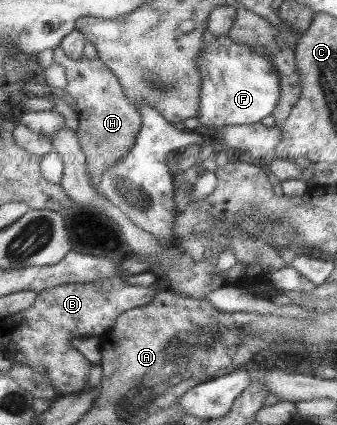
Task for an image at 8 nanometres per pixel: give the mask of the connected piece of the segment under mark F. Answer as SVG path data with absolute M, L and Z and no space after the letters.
M221 34L203 45L195 67L201 79L196 114L201 126L218 129L258 123L276 107L280 94L279 80L269 58L247 44L233 42L227 34Z

